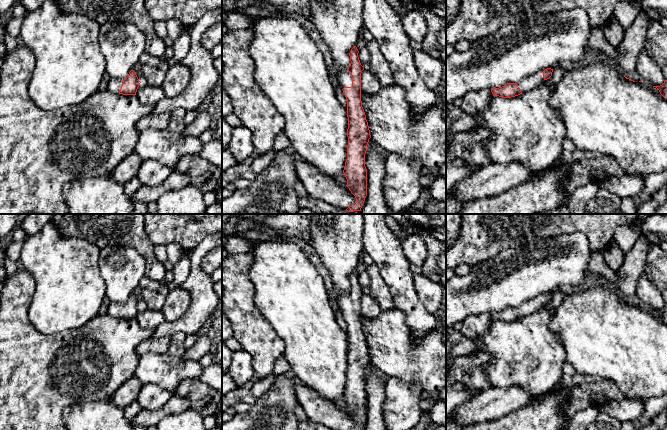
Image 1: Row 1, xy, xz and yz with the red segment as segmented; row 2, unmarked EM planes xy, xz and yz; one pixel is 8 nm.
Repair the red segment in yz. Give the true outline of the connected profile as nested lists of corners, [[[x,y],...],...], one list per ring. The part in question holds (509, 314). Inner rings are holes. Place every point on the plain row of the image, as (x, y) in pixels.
[[[551,292],[540,294],[533,299],[523,302],[518,307],[507,307],[502,311],[491,313],[491,316],[493,320],[499,320],[503,322],[515,321],[542,309],[545,304],[552,300],[552,296],[553,293]]]

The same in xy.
[[[131,294],[123,305],[110,302],[107,315],[114,318],[136,319],[140,307],[136,296]]]

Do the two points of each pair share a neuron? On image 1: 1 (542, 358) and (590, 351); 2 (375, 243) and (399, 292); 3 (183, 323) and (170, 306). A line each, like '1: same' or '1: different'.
1: different
2: same
3: different

